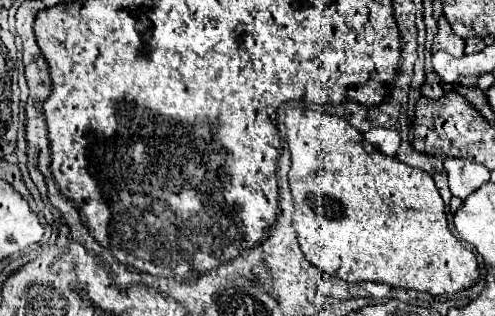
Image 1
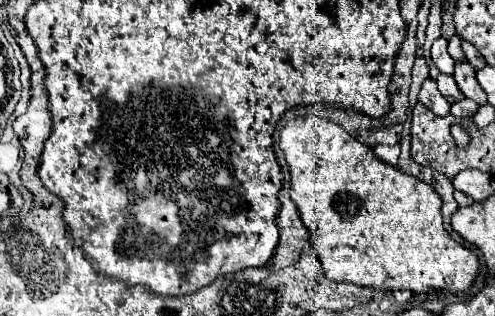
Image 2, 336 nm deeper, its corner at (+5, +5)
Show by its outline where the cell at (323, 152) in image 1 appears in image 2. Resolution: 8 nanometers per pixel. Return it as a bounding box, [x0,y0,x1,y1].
[281,114,479,294]

